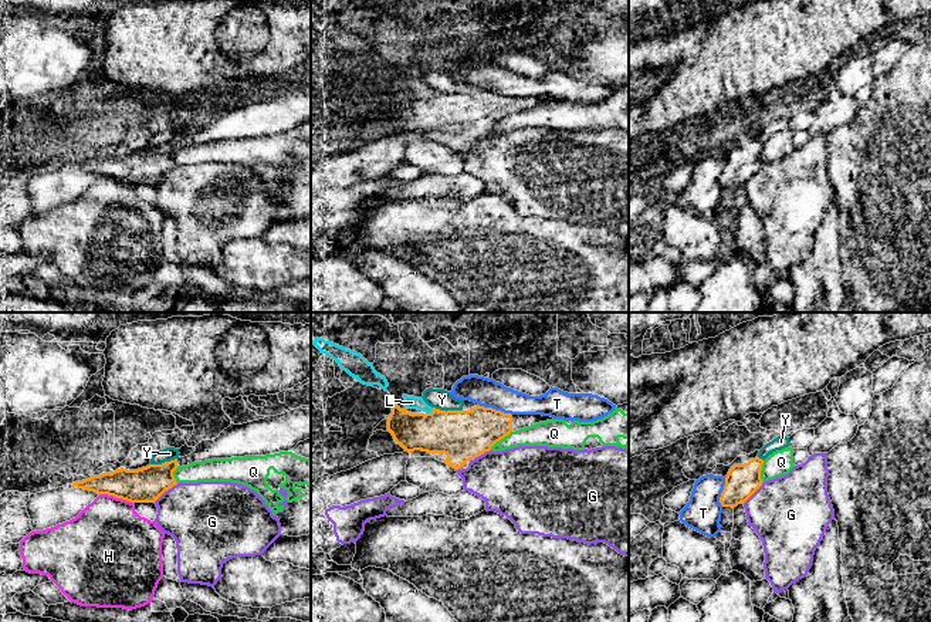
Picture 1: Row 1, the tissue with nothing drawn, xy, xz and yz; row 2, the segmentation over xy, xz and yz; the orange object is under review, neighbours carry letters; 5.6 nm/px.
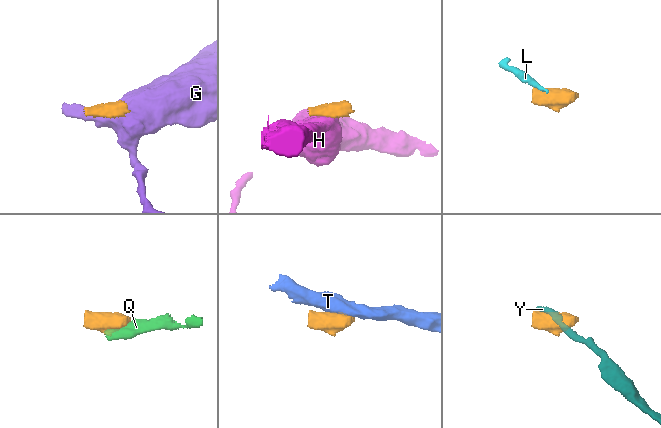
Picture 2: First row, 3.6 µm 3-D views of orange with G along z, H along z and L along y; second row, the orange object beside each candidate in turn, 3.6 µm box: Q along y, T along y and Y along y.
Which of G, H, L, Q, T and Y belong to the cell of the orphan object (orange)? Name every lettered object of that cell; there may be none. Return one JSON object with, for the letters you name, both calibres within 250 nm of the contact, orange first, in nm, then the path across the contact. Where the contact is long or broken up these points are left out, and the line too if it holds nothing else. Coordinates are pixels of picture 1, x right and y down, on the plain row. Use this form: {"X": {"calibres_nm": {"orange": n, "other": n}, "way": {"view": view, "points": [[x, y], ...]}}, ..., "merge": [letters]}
{"merge": []}

